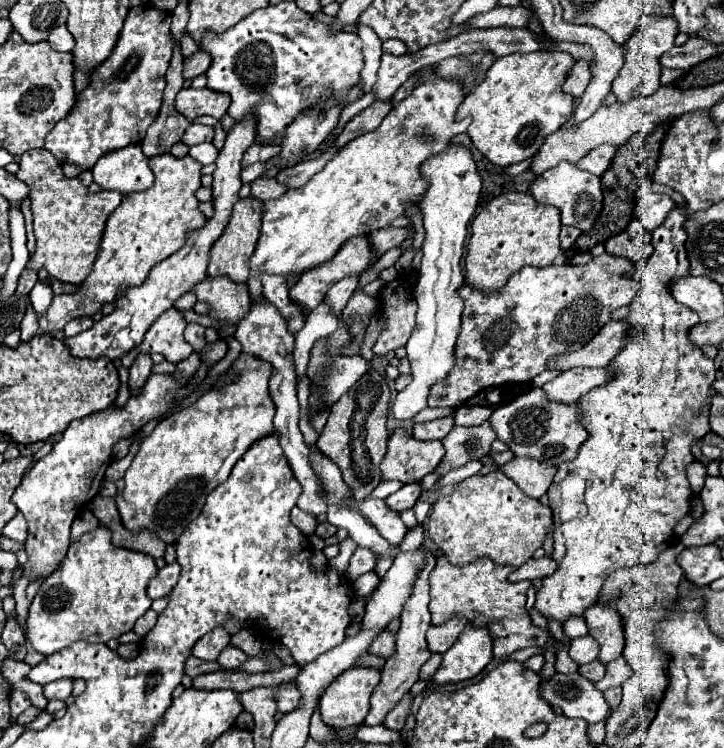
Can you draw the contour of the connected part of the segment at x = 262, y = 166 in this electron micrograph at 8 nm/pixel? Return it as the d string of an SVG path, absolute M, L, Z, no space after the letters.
M257 162L241 170L240 176L243 183L250 184L253 180L263 176L271 169L271 162Z

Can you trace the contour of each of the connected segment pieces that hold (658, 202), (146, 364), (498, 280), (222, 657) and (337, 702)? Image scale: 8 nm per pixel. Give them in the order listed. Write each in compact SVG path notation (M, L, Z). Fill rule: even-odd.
M635 193L635 214L634 218L641 220L641 224L653 232L669 214L669 210L675 206L675 202L665 196L665 194L645 194L645 196Z
M139 354L135 358L135 362L133 362L131 370L129 370L129 388L133 392L139 390L147 382L147 378L151 374L151 366L153 366L153 360L151 360L149 354Z
M507 192L493 198L473 220L465 258L465 284L479 292L497 292L525 264L549 266L561 252L559 210L541 206L529 194Z
M227 646L219 654L219 658L217 658L217 662L221 664L221 668L227 668L227 670L235 670L235 668L243 666L247 660L249 660L249 656L243 650L235 648L235 646Z
M357 666L335 678L319 702L319 712L325 724L333 728L361 726L369 710L369 696L379 684L377 668Z

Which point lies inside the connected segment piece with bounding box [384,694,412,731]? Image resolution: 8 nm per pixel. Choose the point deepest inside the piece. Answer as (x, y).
(395, 720)

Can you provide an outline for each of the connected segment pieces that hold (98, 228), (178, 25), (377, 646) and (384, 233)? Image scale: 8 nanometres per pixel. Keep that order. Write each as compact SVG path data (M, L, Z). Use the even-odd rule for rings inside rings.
M45 148L25 152L21 156L19 166L21 168L17 172L17 178L29 186L31 210L33 210L33 218L35 218L33 228L35 228L35 238L37 238L37 250L27 266L33 268L35 272L43 266L49 272L49 276L55 280L69 282L69 284L81 284L85 280L85 276L89 276L89 272L93 268L93 260L97 258L105 222L111 216L111 212L121 204L123 196L113 190L101 190L101 192L91 194L77 178L65 178L61 172L61 164Z
M179 2L173 12L173 24L171 24L171 32L173 32L175 40L181 38L185 26L187 26L187 20L189 20L189 2Z
M385 630L385 632L383 632L383 636L381 636L375 644L371 644L369 652L371 652L373 656L383 658L383 660L391 658L391 656L393 656L393 652L395 652L395 636L393 636L389 630Z
M383 228L377 232L369 234L369 240L373 244L373 248L377 250L377 254L383 254L395 246L401 246L403 240L407 240L411 236L411 228Z

